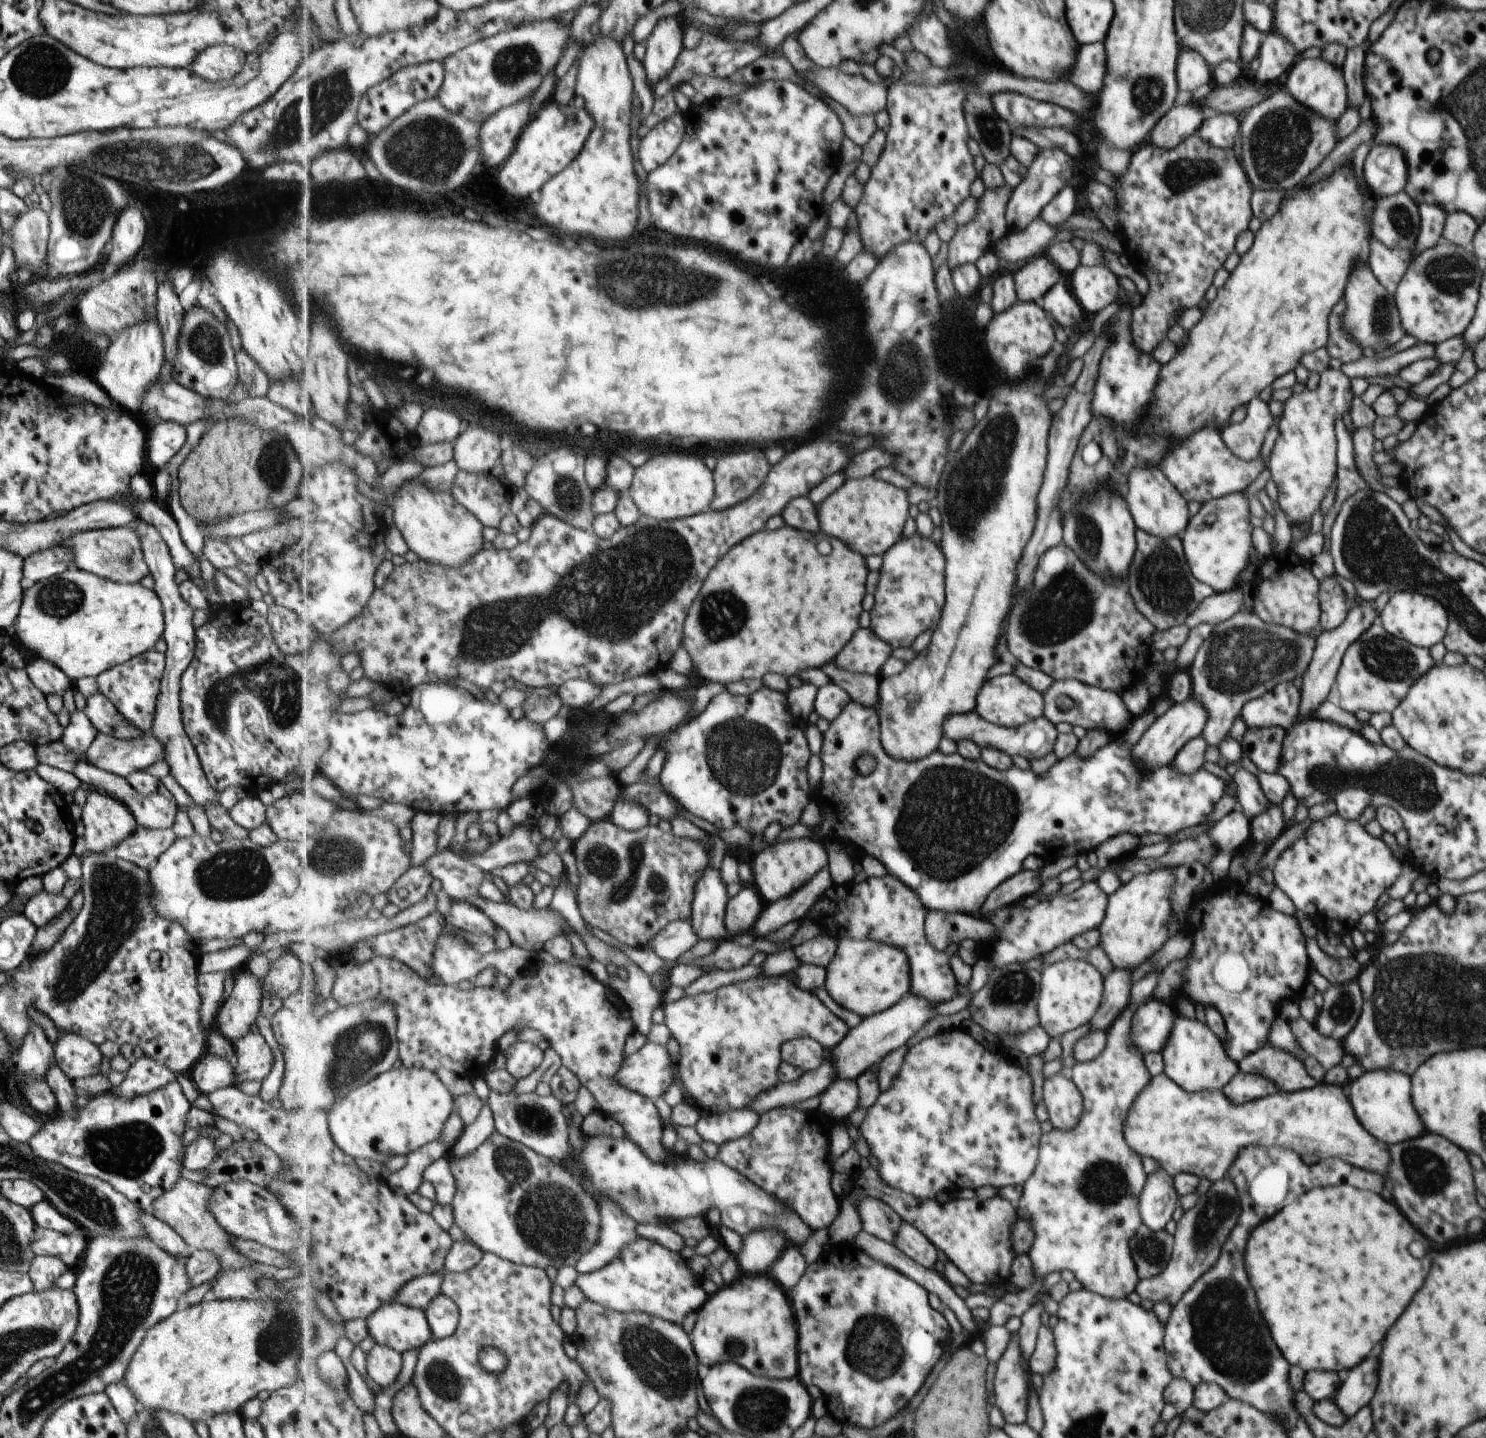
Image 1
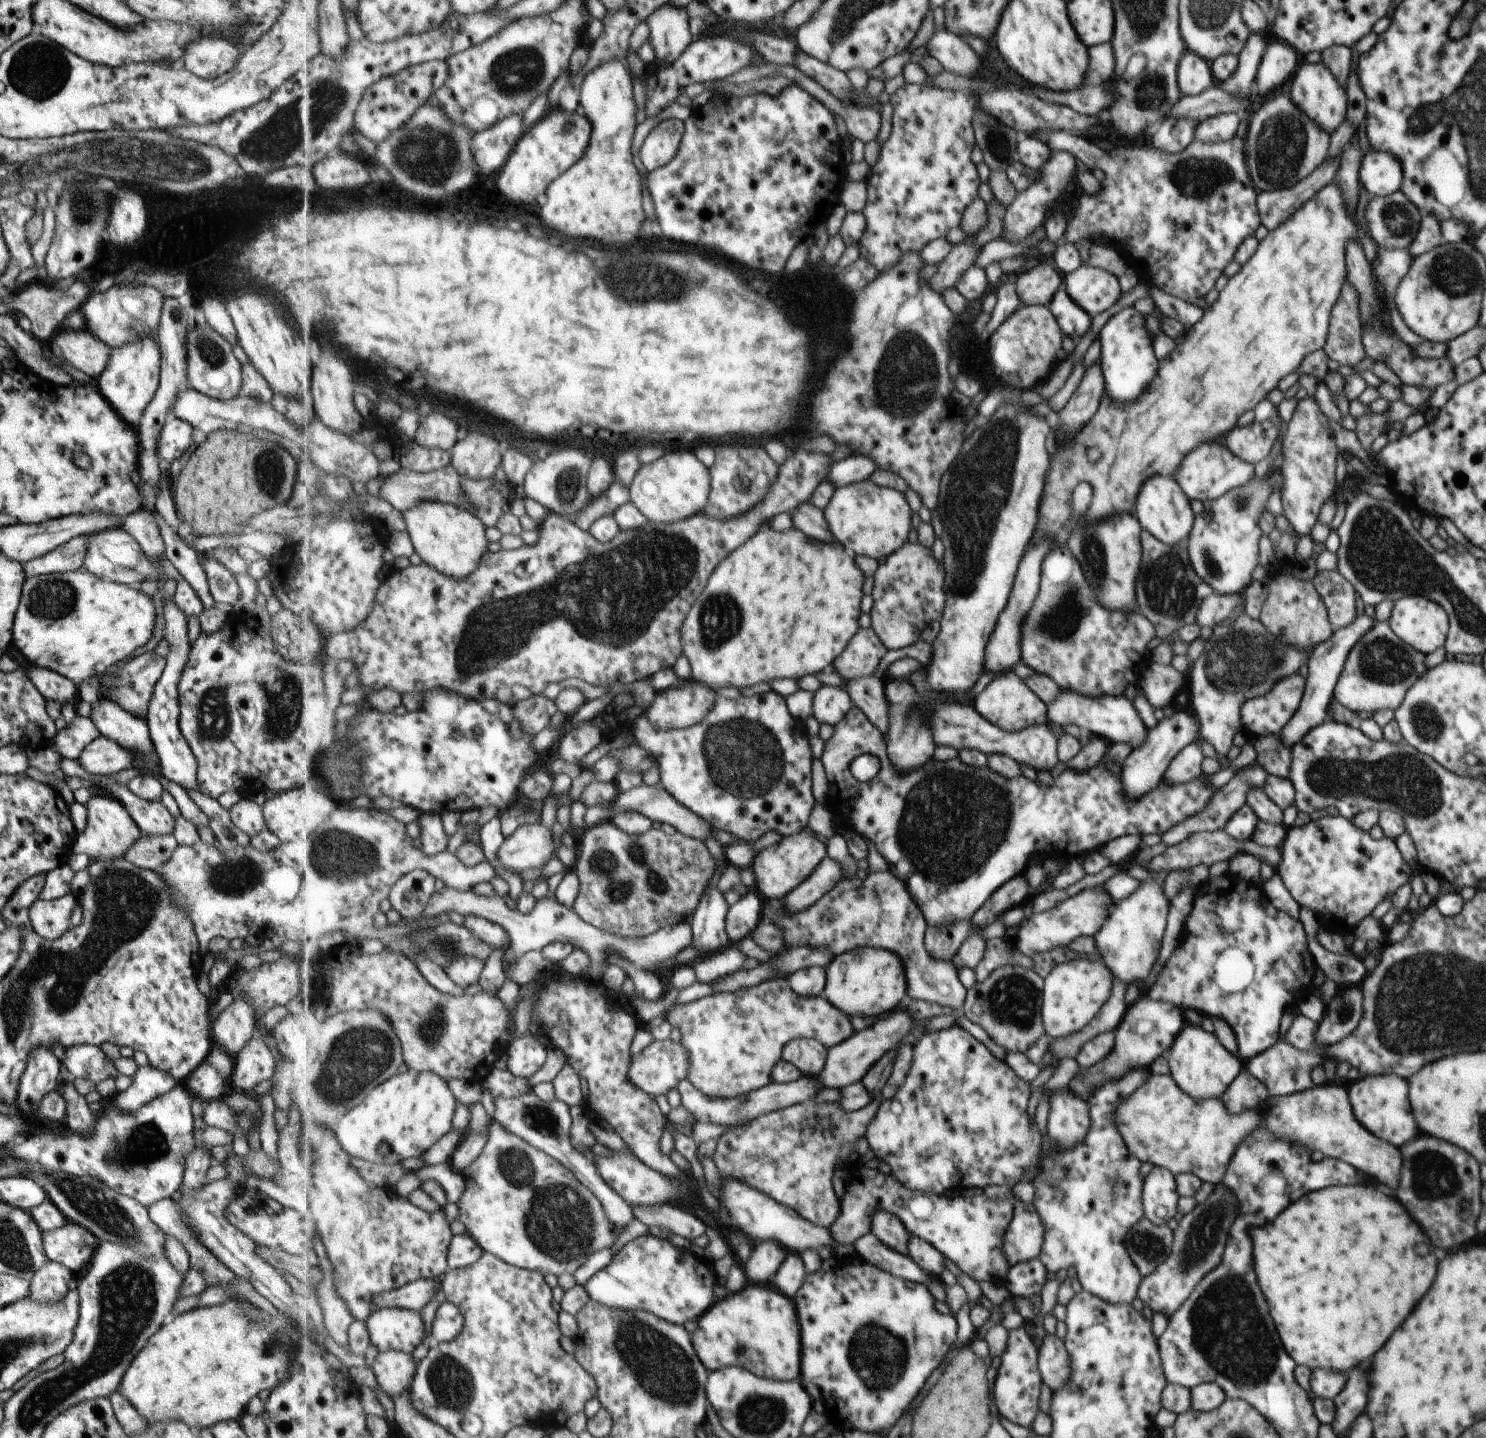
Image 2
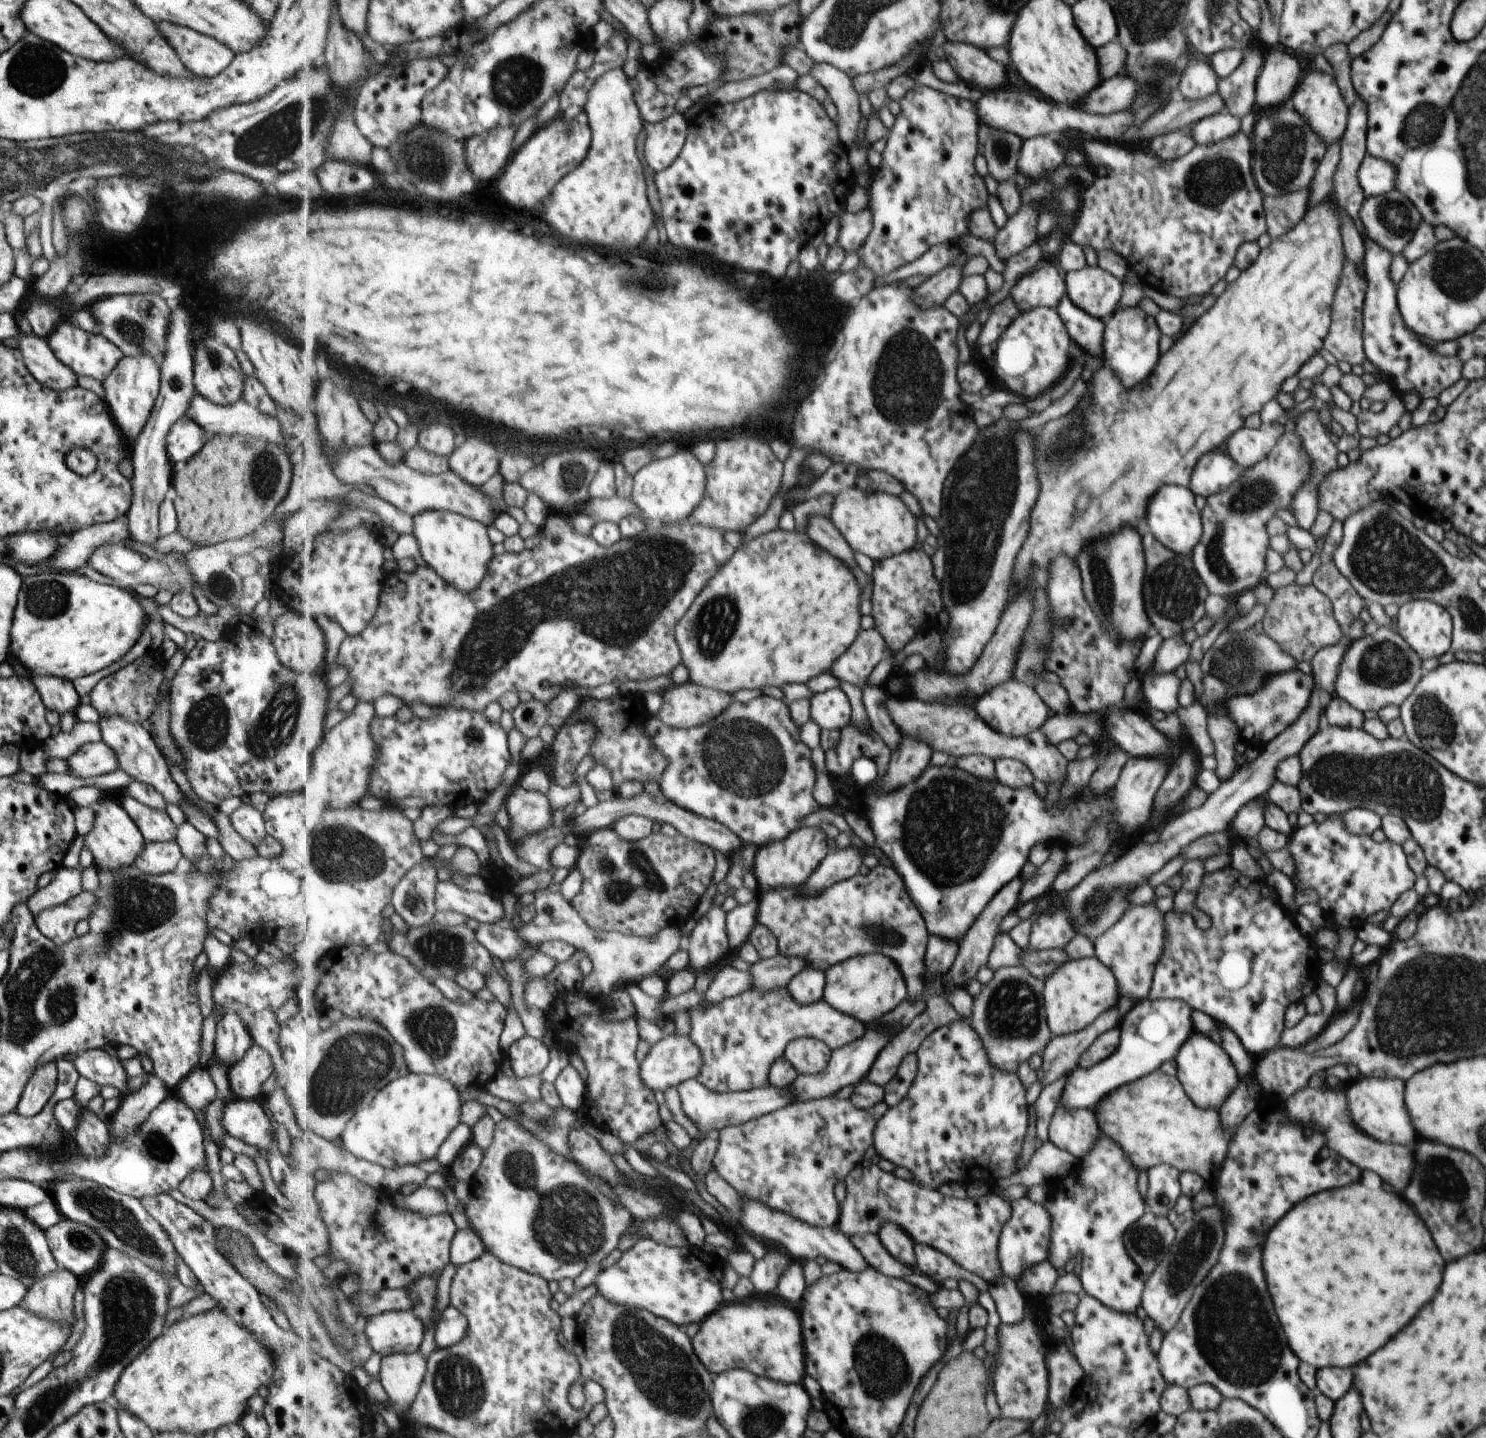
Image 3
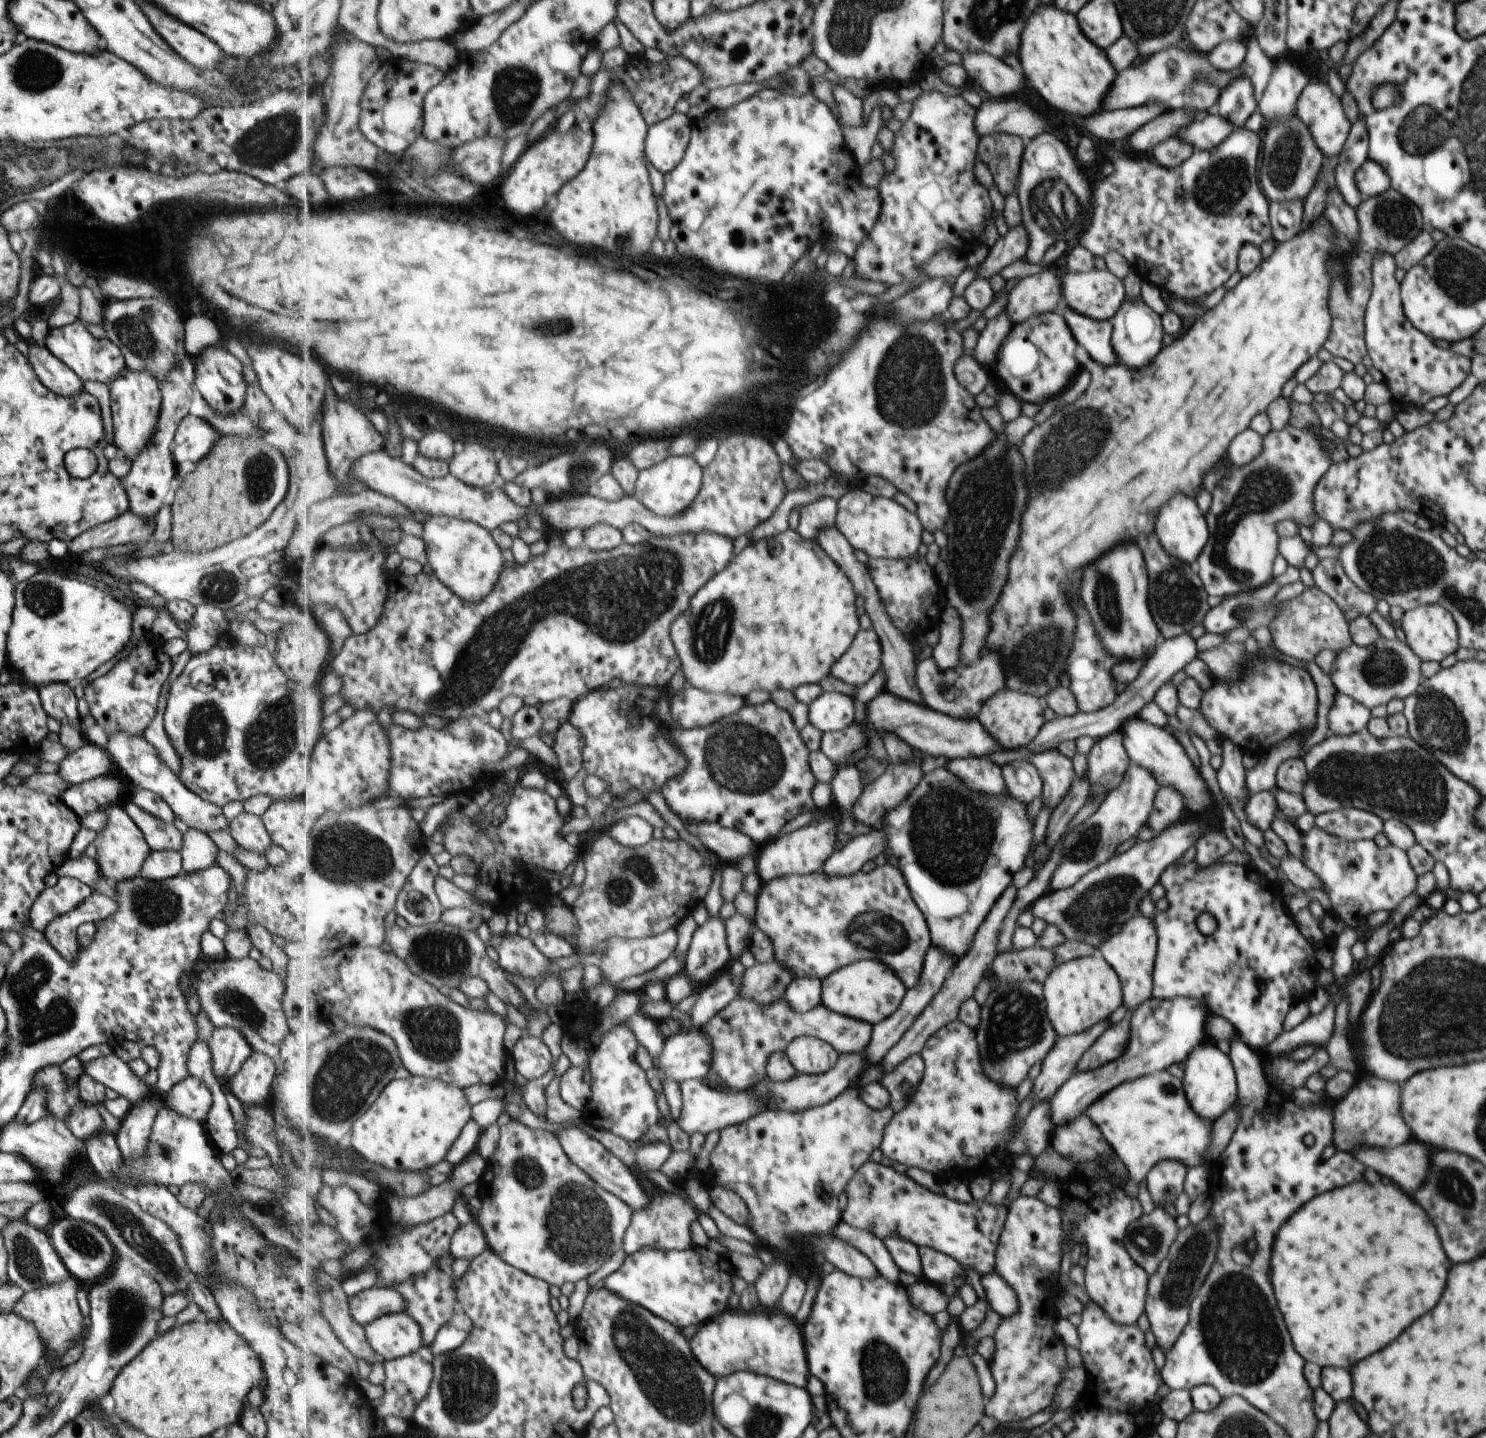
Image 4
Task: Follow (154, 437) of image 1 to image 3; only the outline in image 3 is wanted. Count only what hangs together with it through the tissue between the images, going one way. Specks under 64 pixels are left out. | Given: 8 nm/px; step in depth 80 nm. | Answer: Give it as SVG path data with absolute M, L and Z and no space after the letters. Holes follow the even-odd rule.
M183 415L176 420L166 436L166 453L171 464L189 462L204 445L204 428Z

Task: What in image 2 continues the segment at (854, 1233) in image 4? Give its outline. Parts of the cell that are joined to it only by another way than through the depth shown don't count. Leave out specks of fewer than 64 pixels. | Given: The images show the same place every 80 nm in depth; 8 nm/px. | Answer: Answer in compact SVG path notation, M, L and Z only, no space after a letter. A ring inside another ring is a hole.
M872 1232L856 1240L853 1245L858 1254L866 1261L885 1272L892 1273L893 1276L924 1285L929 1284L929 1282L940 1282L938 1278L926 1273L910 1256L889 1248Z

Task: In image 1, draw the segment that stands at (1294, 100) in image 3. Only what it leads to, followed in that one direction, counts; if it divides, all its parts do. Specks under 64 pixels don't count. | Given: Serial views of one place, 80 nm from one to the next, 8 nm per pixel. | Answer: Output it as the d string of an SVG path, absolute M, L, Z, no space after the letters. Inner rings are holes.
M1297 58L1287 74L1285 92L1293 92L1293 98L1305 108L1331 121L1336 121L1344 114L1344 110L1348 106L1348 99L1342 70L1321 58L1302 60Z

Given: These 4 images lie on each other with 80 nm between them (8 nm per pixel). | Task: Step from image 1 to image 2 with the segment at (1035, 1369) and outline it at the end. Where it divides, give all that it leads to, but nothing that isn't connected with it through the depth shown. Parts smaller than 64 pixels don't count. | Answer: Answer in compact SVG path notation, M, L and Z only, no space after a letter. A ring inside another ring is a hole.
M1056 1335L1042 1338L1038 1369L1051 1392L1063 1388L1069 1378L1070 1358L1063 1341Z

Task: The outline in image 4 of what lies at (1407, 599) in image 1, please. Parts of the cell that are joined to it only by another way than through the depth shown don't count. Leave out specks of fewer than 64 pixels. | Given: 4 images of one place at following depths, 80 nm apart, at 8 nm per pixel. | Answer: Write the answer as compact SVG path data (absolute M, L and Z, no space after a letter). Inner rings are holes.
M1440 605L1409 609L1400 621L1408 647L1421 661L1439 663L1459 647L1455 618Z

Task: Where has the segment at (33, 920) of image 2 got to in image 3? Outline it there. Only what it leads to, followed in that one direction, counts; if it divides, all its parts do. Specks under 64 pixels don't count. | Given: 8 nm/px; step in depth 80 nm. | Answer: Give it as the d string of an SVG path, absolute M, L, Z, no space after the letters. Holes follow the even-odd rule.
M81 891L62 905L42 910L34 918L35 926L54 945L64 945L75 937L75 924L88 920L95 904L96 896L91 891Z

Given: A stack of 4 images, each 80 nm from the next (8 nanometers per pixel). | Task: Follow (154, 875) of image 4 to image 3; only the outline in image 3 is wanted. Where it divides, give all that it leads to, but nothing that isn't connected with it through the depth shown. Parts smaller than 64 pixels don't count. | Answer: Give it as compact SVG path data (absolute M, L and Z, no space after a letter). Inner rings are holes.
M175 841L166 843L144 842L144 847L132 866L150 875L171 873L181 857L182 854Z

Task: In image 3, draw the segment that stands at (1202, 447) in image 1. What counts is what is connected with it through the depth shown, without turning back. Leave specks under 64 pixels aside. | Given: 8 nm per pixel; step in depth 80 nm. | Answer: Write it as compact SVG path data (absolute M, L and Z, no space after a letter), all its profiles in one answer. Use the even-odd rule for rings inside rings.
M1217 450L1201 457L1201 464L1193 470L1193 480L1188 489L1194 495L1207 498L1225 490L1242 471L1242 468L1231 460L1227 454Z

